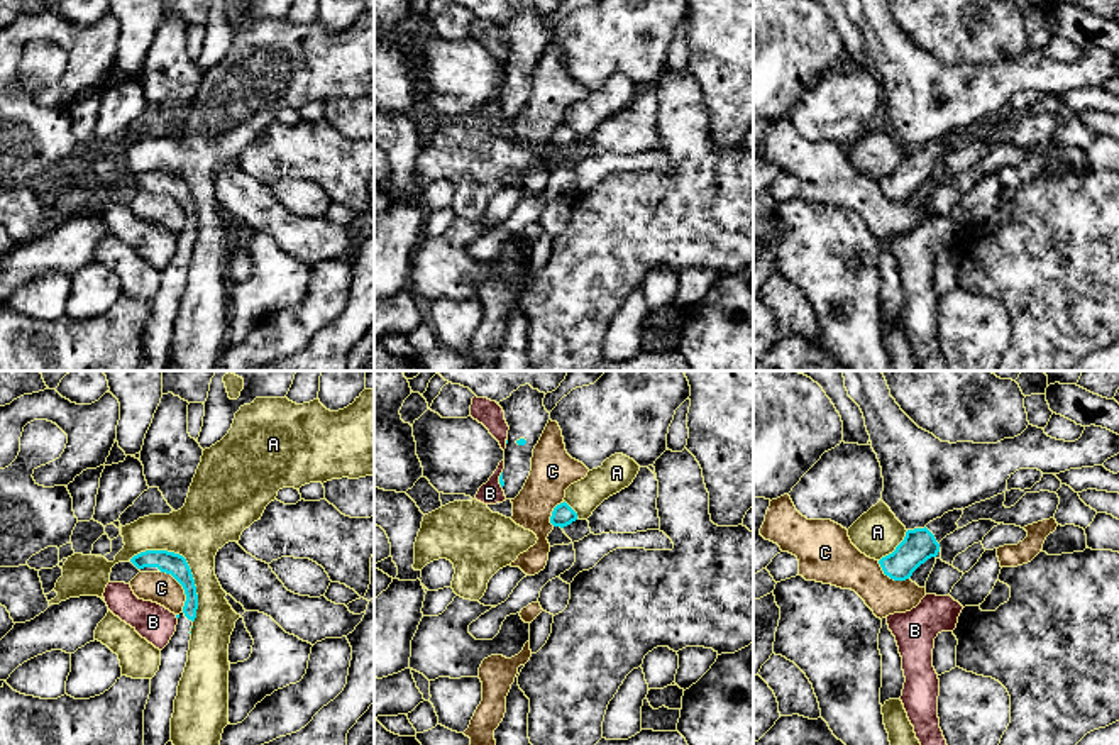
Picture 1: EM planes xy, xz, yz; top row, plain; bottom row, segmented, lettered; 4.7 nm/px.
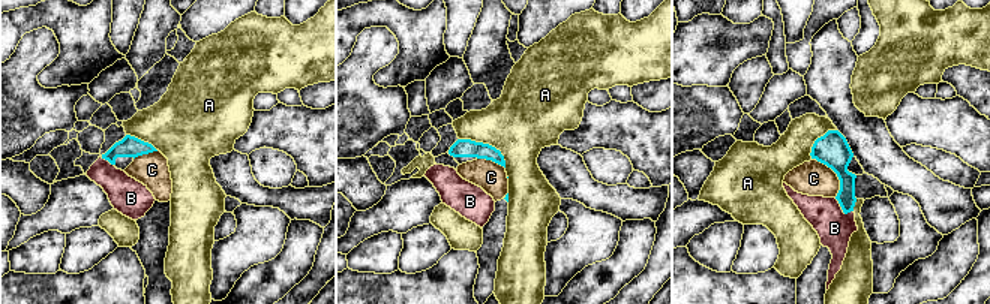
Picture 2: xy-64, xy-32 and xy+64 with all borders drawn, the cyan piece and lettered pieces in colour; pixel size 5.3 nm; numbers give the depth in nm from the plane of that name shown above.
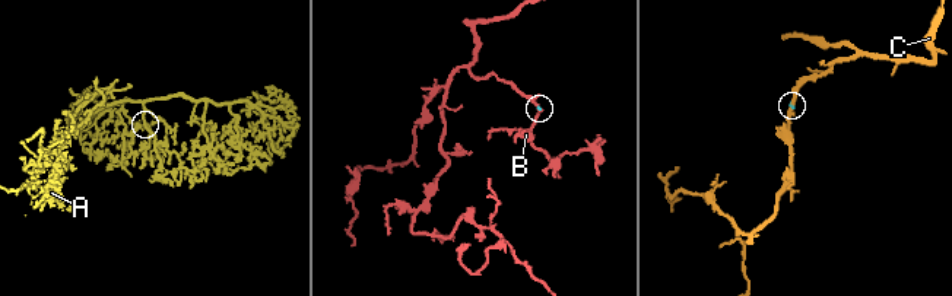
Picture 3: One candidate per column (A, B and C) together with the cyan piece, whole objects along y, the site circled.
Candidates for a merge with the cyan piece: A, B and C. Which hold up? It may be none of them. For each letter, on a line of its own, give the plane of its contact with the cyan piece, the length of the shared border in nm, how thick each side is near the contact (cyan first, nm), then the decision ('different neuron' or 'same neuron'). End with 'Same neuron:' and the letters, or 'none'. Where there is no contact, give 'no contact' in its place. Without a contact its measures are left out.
A: xy | 440 nm | 110/280 nm | different neuron
B: xz | 90 nm | 20/110 nm | different neuron
C: xy | 240 nm | 110/150 nm | different neuron
Same neuron: none

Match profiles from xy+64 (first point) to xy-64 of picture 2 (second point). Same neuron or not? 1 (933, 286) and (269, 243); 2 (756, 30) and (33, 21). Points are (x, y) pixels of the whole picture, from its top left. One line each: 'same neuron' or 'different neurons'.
1: different neurons
2: same neuron

